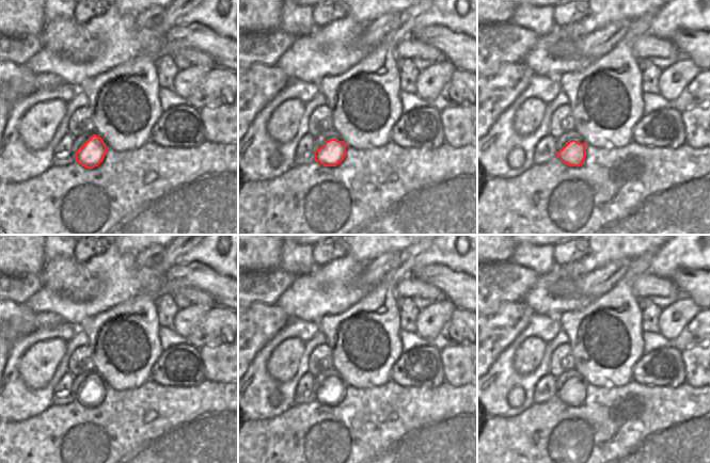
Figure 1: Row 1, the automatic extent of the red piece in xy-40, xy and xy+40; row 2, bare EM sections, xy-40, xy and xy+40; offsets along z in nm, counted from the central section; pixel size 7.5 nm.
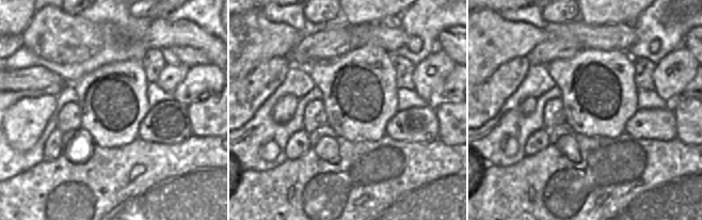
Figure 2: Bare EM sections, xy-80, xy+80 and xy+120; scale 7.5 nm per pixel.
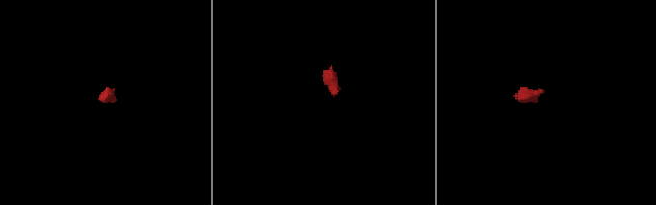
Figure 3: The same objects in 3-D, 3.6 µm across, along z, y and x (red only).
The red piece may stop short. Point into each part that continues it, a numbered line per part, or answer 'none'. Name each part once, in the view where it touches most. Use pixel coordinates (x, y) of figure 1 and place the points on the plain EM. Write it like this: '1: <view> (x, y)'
1: xy-40 (79, 380)

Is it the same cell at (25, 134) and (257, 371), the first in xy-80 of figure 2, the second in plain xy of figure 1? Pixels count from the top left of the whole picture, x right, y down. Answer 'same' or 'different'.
different

